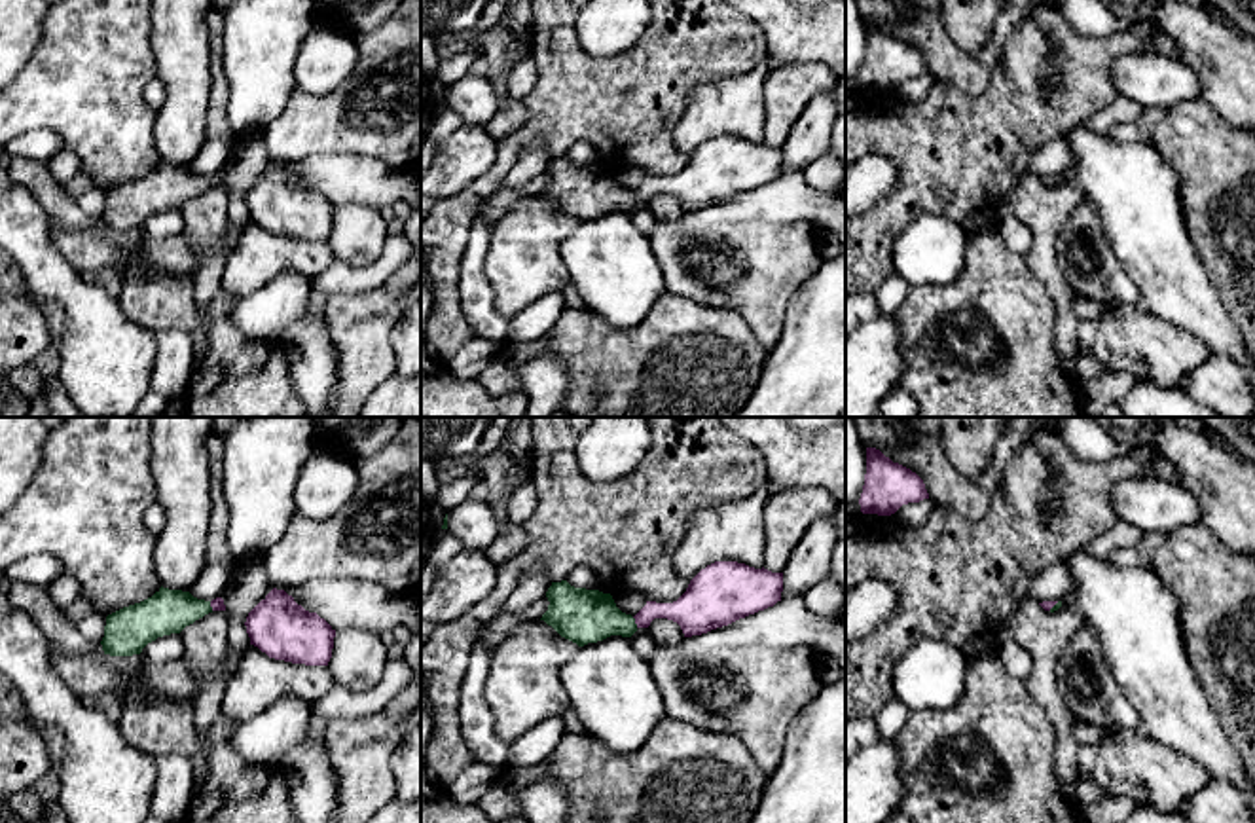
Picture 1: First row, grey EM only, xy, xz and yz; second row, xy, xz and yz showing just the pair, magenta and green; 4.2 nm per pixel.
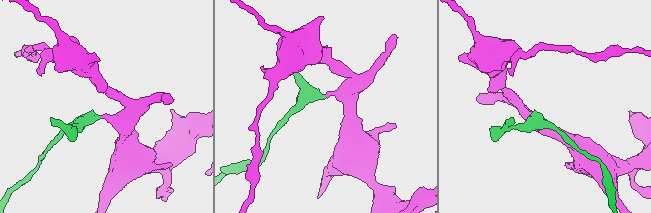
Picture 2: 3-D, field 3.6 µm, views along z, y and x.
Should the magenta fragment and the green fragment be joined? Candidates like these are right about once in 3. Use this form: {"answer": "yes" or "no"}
{"answer": "yes"}

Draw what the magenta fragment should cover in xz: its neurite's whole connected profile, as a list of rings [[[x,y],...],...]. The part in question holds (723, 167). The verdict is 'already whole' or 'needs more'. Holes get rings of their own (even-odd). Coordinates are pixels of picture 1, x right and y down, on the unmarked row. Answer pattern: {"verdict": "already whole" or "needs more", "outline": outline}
{"verdict": "needs more", "outline": [[[715,137],[701,144],[673,178],[646,176],[635,190],[622,188],[610,169],[552,157],[542,190],[561,212],[584,222],[610,210],[631,212],[654,193],[681,201],[684,212],[701,210],[781,176],[783,148],[755,144],[737,137]]]}

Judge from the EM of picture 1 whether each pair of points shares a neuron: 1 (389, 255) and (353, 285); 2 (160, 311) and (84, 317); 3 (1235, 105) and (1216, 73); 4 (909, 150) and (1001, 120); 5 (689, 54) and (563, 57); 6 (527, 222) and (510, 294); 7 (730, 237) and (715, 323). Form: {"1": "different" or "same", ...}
{"1": "same", "2": "different", "3": "same", "4": "same", "5": "same", "6": "same", "7": "different"}

